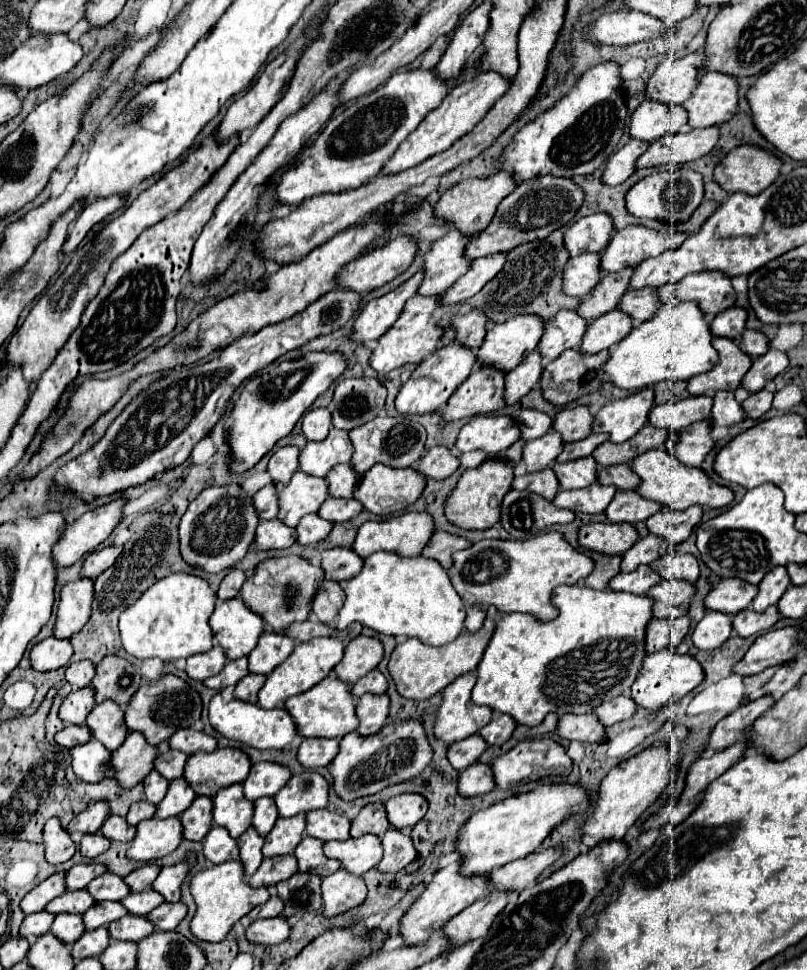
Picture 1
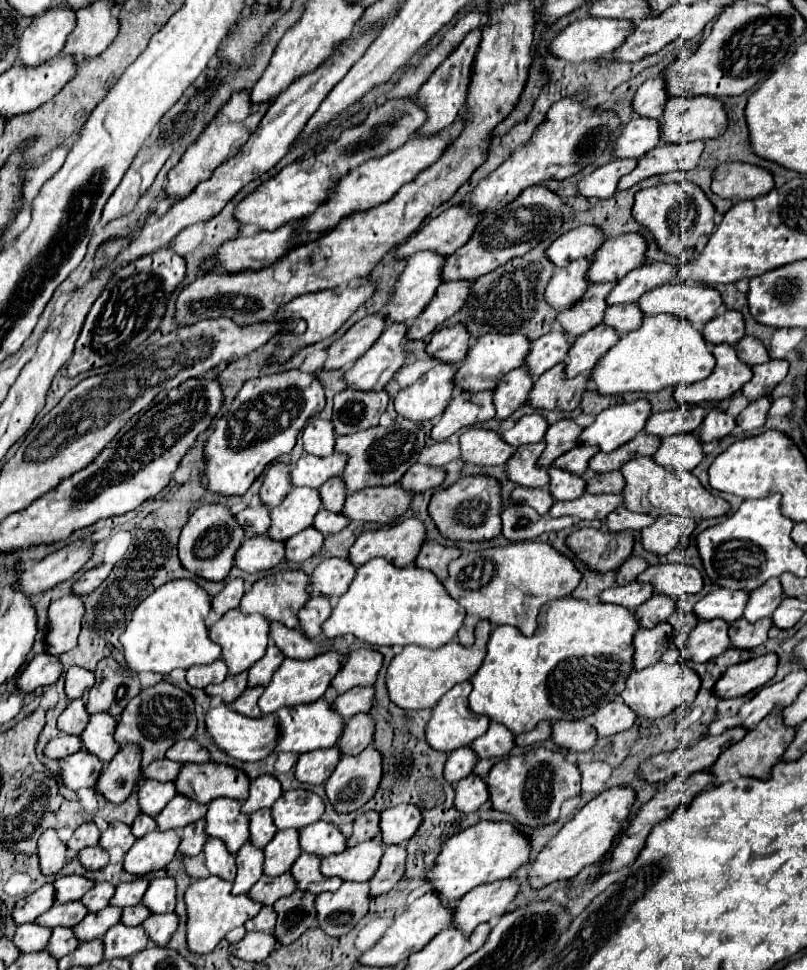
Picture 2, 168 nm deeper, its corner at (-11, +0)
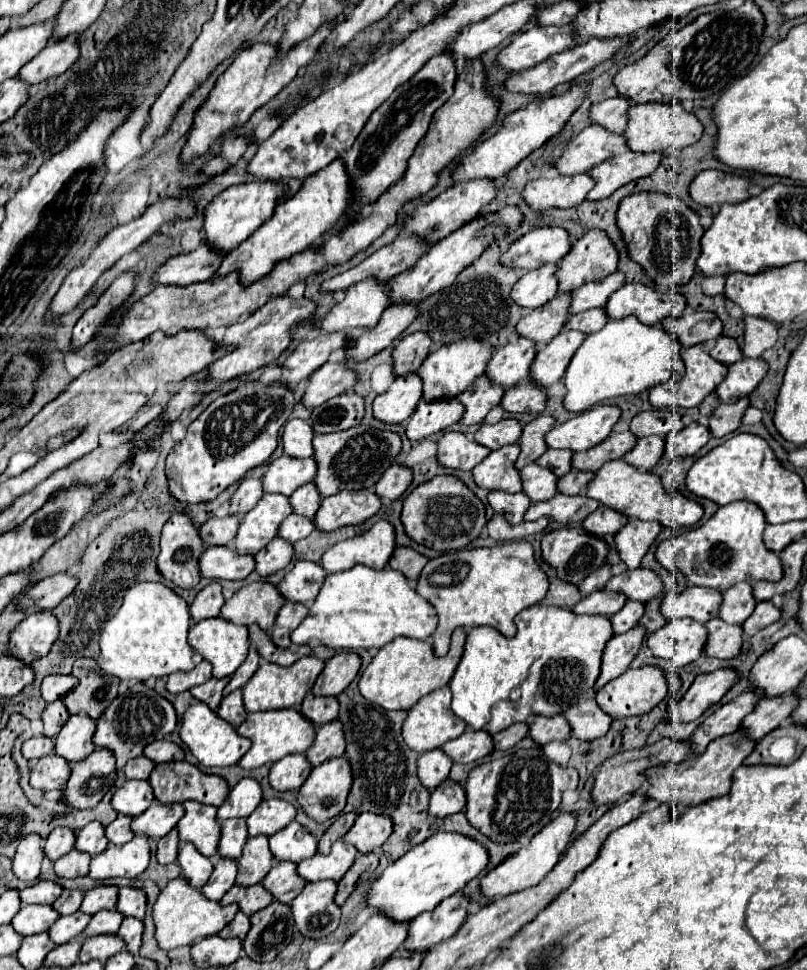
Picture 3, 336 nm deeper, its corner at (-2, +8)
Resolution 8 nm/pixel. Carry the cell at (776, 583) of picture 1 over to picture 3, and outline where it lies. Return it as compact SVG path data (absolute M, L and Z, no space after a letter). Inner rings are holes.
M743 581L735 587L723 591L723 603L719 617L727 623L743 623L755 609L757 601L753 597L753 583Z

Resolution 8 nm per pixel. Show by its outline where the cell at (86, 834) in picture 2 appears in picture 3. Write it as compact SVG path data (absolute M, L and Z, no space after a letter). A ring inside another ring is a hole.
M55 827L45 841L45 855L51 861L57 861L61 855L69 853L75 847L75 831L69 827Z

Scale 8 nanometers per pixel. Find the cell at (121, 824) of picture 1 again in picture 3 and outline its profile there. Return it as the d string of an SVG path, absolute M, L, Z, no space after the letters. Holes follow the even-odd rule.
M91 821L79 831L75 849L85 851L89 855L99 855L101 851L107 849L107 845L109 845L109 839L105 835L105 825L99 821Z

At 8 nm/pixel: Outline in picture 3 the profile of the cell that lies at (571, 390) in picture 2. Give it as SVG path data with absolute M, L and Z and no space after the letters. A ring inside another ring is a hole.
M521 381L505 391L501 405L509 413L543 413L547 405L547 393L531 381Z

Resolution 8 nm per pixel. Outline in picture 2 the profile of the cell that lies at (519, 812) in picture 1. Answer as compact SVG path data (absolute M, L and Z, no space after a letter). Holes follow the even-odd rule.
M482 821L446 839L434 867L426 871L424 879L430 883L432 891L438 895L440 903L444 907L452 907L470 889L510 877L520 865L528 863L528 853L530 853L530 843L526 841L524 835L520 835L514 829L512 823Z

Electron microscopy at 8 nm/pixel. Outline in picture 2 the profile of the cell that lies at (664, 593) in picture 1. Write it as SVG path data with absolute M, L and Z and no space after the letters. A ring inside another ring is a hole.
M654 595L646 603L642 603L634 611L634 615L636 615L636 621L640 623L642 629L652 629L658 623L666 621L674 613L674 609L676 609L676 605L674 605L674 599L672 597Z

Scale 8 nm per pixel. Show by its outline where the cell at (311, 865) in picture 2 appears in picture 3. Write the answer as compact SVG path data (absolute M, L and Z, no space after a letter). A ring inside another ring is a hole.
M277 861L273 869L263 879L263 885L273 893L275 899L283 903L291 903L307 885L303 877L297 873L297 863L293 861Z

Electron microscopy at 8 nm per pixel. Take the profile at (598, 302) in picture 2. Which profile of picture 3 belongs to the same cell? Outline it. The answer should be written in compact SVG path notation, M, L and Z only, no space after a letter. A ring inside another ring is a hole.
M571 291L559 293L549 303L525 313L517 323L517 333L533 339L539 345L547 345L555 335L561 333L561 329L567 325L567 319L571 317L571 295Z

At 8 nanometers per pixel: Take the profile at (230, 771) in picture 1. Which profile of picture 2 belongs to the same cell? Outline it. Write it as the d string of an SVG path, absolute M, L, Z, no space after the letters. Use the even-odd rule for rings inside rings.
M188 763L180 767L180 775L176 775L174 787L180 795L188 795L190 799L208 805L218 797L230 797L244 801L248 797L250 779L228 765L218 763Z

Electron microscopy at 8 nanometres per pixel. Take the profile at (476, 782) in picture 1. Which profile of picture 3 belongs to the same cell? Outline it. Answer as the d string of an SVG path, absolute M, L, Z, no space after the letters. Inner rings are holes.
M445 779L439 787L435 787L431 791L429 813L435 817L447 817L447 815L463 811L465 805L467 805L465 789L459 783Z

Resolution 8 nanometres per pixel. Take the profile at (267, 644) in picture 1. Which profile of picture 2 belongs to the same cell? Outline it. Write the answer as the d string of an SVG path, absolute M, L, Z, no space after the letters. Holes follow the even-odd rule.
M270 643L266 649L266 655L248 671L248 687L268 685L268 681L272 679L274 671L280 667L282 661L284 661L284 655L280 655L280 649L274 643Z

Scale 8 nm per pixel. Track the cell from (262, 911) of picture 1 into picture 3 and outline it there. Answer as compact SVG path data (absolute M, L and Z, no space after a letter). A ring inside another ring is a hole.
M237 913L235 919L233 919L223 931L219 931L219 935L223 935L223 937L245 937L249 929L251 929L251 919L249 919L249 915Z

